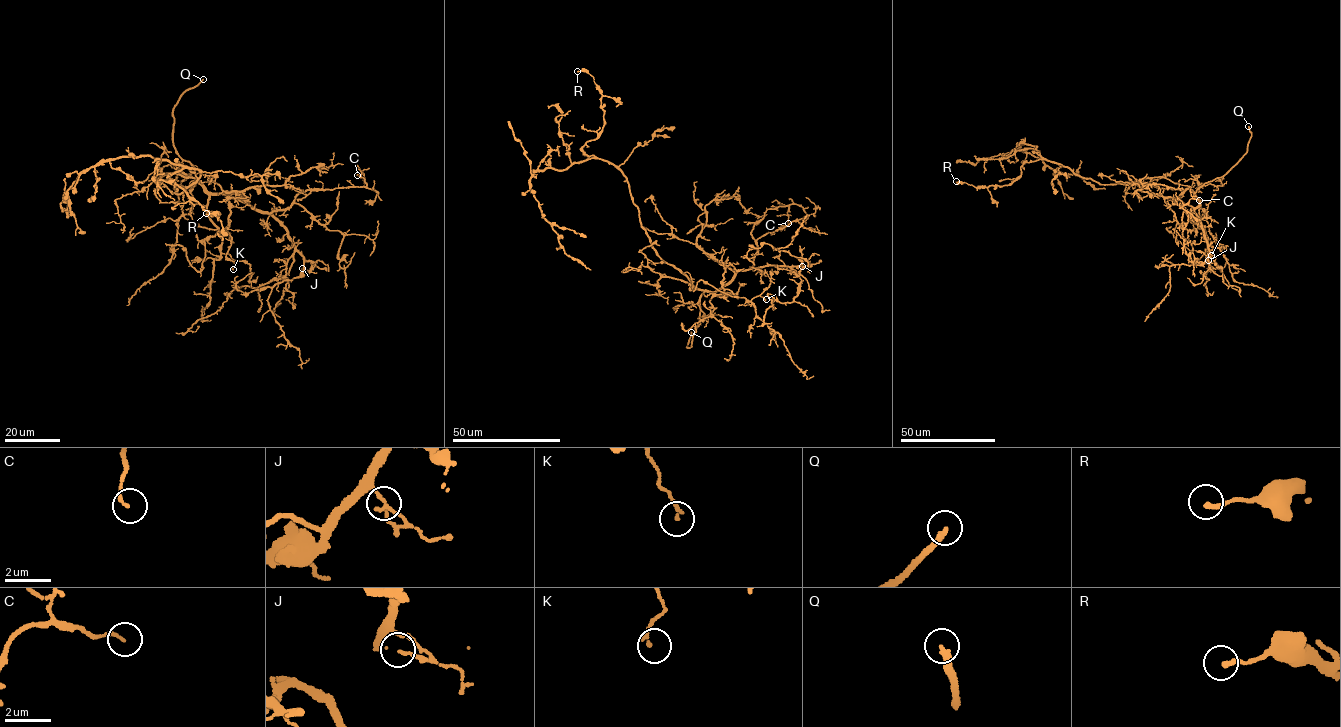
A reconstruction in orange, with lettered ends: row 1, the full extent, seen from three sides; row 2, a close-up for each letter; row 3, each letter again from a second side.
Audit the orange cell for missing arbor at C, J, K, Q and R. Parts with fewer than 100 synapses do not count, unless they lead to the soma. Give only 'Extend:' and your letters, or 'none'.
Extend: Q

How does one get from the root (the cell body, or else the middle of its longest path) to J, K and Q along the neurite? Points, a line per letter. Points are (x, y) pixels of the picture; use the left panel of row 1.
J: (175, 188), (201, 182), (209, 193), (225, 192), (268, 212), (283, 227), (303, 257), (302, 268)
K: (175, 188), (199, 182), (206, 191), (207, 215), (221, 239), (220, 251), (230, 255), (233, 269)
Q: (175, 188), (203, 184), (195, 176), (194, 167), (177, 154), (172, 136), (173, 106), (182, 93), (203, 79)

